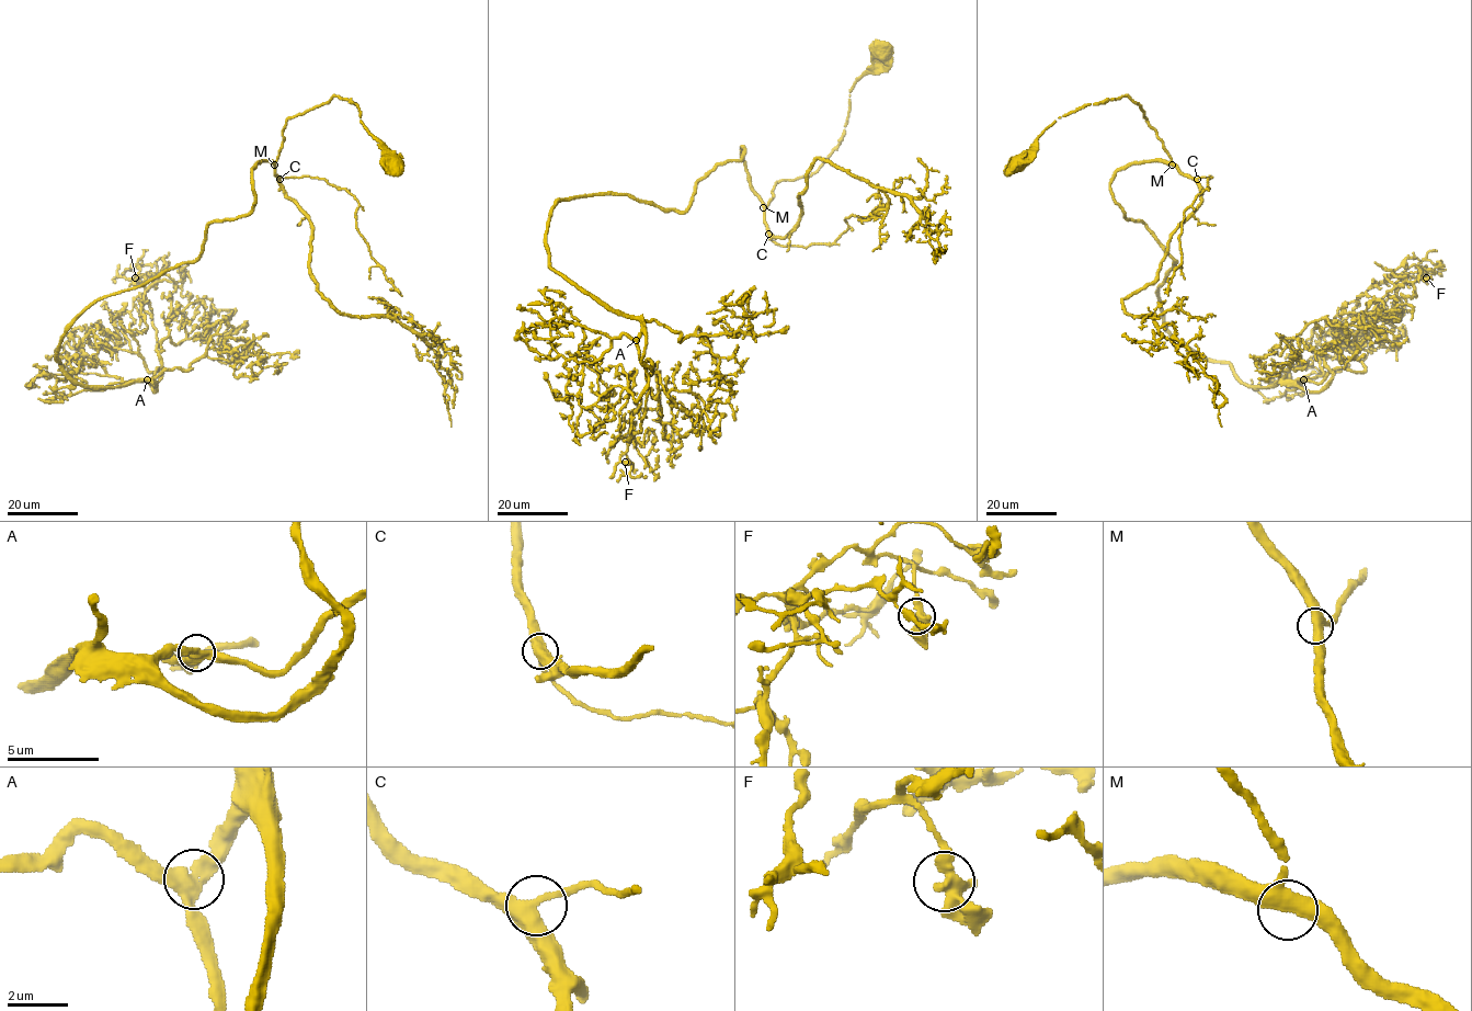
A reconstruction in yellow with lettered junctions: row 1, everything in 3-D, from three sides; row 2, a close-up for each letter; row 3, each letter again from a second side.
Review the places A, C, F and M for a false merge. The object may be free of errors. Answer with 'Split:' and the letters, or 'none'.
Split: none

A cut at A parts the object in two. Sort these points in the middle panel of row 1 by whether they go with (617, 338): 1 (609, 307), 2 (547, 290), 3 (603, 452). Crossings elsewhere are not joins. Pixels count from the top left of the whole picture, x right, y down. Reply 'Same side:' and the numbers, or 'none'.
Same side: 2

